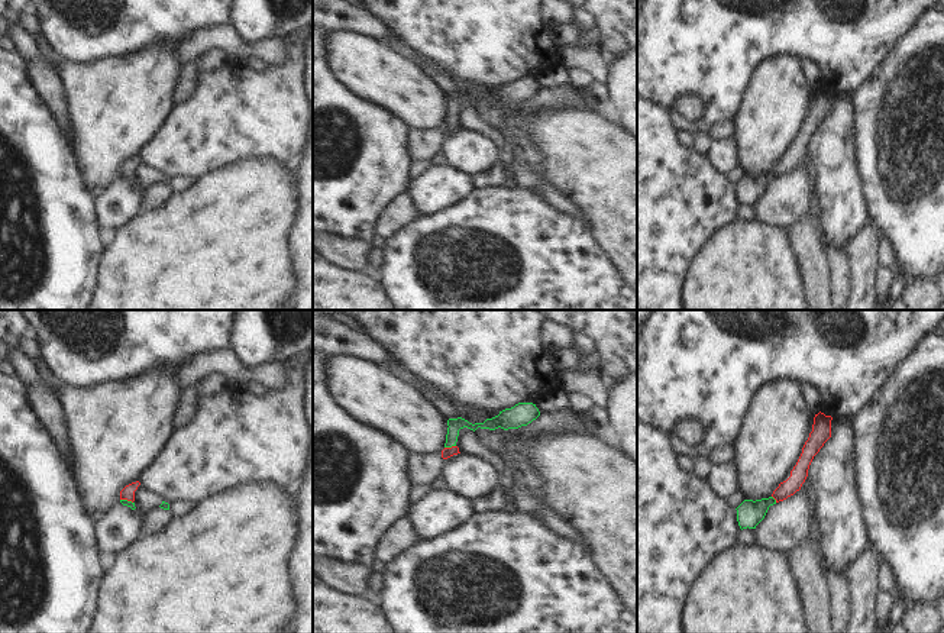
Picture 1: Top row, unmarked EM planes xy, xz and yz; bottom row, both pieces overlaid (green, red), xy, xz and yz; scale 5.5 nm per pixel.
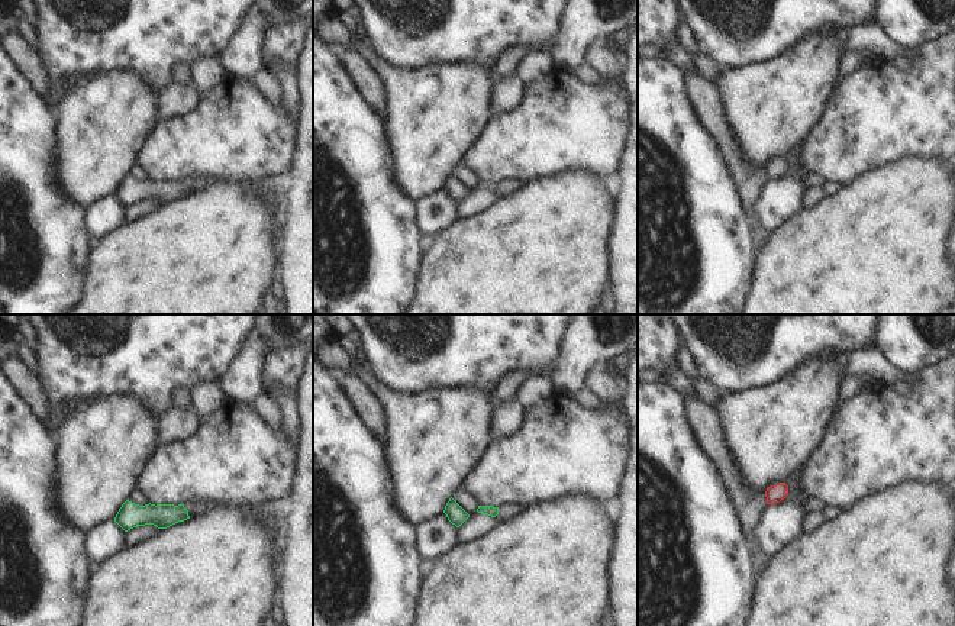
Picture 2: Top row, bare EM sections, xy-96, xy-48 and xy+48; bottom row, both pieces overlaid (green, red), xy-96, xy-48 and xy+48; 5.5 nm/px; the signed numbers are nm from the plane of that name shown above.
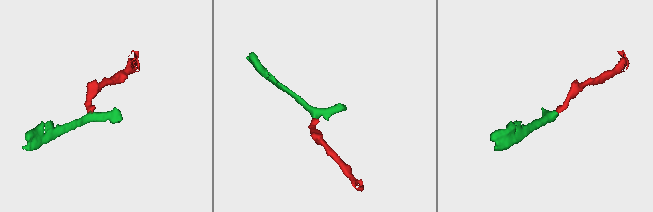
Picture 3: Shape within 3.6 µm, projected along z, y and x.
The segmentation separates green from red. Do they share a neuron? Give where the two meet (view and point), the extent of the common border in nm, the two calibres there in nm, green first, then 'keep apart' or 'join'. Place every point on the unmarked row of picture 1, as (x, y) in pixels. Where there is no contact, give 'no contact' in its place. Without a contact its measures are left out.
xz (449, 122) | 70 nm | 80/60 nm | join

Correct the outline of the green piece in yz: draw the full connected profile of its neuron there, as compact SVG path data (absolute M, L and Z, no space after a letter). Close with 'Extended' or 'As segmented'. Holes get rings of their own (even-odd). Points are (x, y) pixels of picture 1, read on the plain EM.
M818 88L814 93L812 107L802 123L802 129L791 146L791 152L780 158L769 174L762 175L744 175L737 185L737 197L740 204L756 204L756 201L764 194L770 181L786 175L801 165L808 152L809 141L814 132L819 127L824 119L831 113L831 91Z. Extended.

